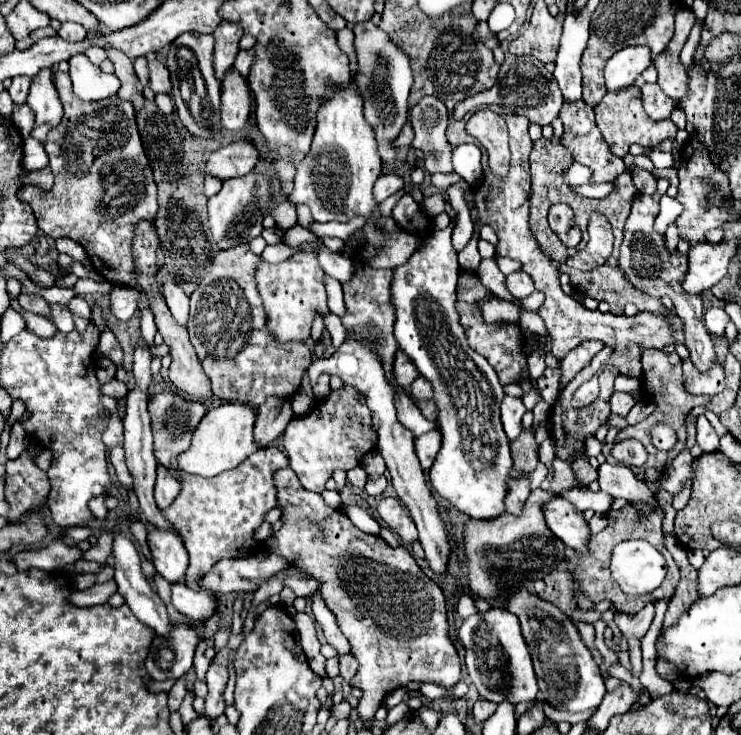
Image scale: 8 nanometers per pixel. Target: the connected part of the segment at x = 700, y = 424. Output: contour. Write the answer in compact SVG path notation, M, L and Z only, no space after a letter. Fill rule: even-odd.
M698 416L698 422L696 422L696 428L698 428L698 446L704 450L704 452L710 452L710 450L718 450L718 436L714 432L714 428L710 426L710 422L706 420L706 416Z

